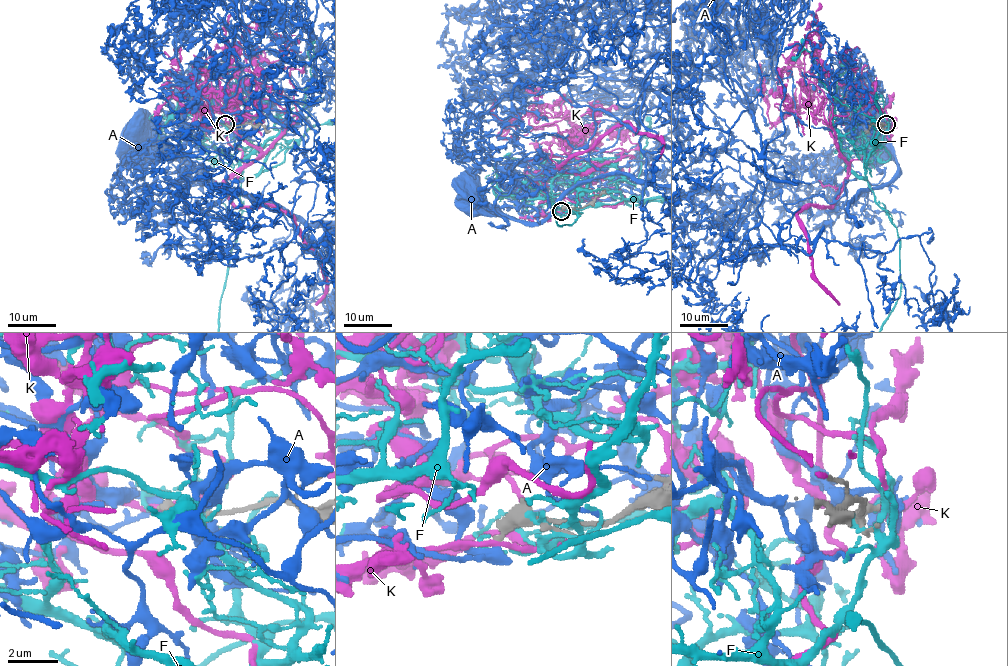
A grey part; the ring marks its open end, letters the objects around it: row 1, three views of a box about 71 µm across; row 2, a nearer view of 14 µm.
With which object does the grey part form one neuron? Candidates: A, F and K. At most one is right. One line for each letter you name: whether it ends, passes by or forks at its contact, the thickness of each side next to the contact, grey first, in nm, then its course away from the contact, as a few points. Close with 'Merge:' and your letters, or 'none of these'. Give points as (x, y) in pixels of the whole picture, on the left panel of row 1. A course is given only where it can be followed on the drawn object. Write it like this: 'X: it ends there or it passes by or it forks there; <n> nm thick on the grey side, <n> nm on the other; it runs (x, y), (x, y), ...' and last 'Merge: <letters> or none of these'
A: it passes by; 360 nm thick on the grey side, 380 nm on the other
Merge: A

